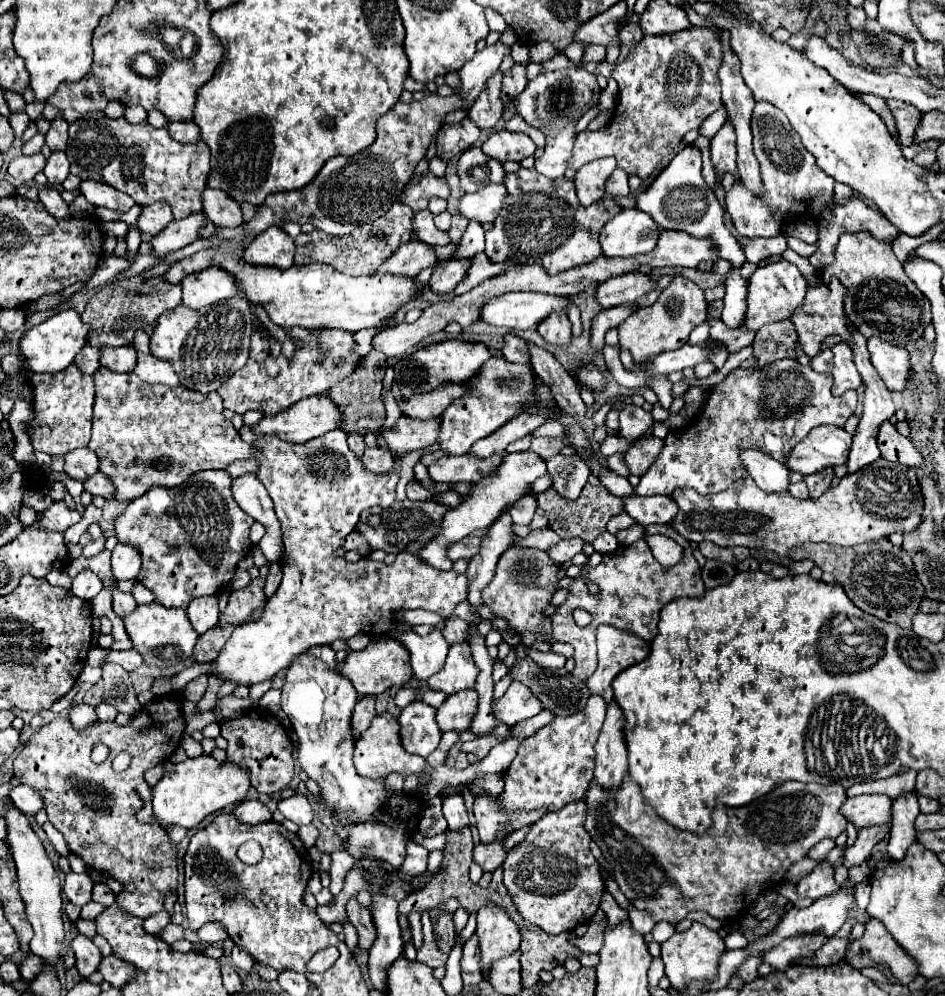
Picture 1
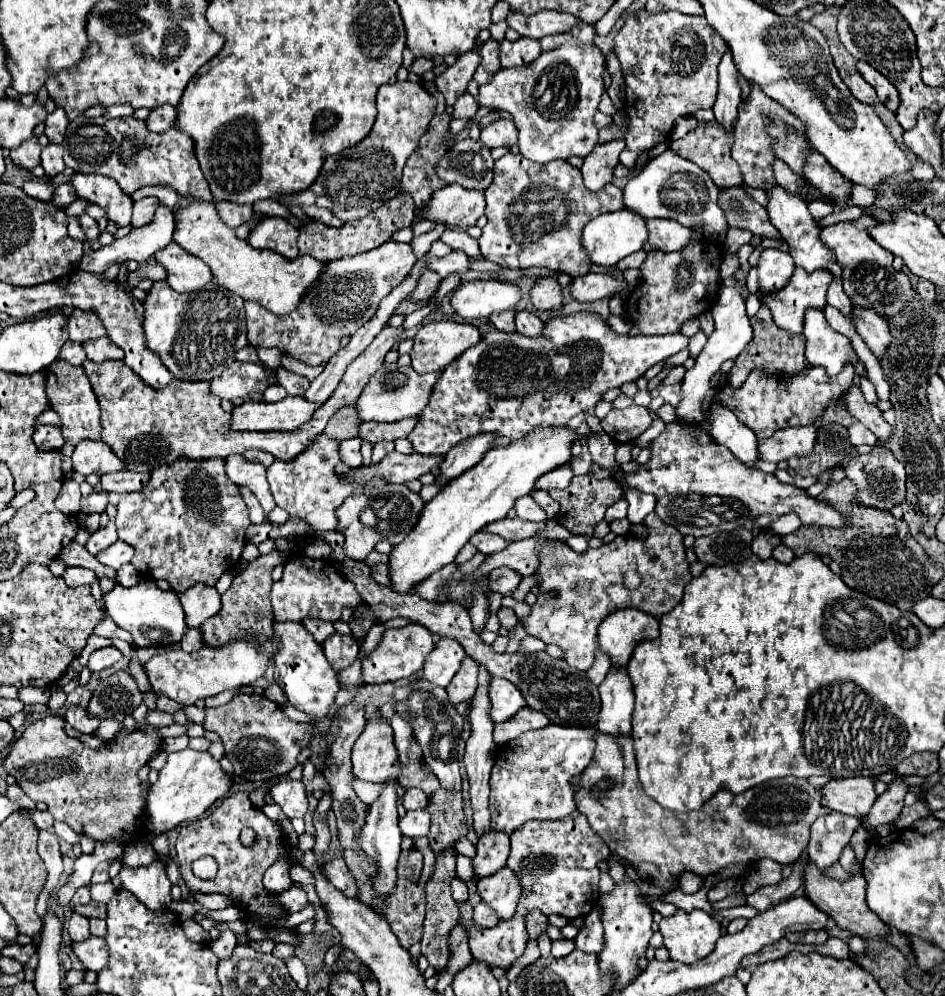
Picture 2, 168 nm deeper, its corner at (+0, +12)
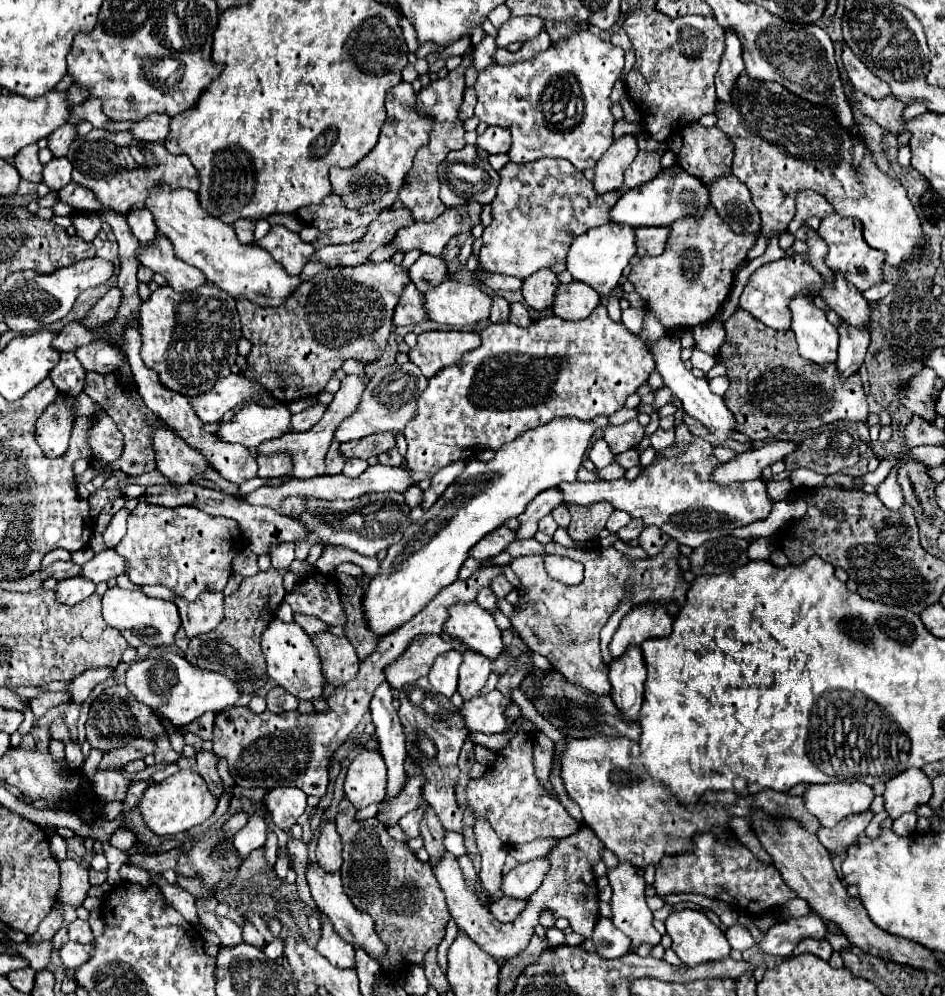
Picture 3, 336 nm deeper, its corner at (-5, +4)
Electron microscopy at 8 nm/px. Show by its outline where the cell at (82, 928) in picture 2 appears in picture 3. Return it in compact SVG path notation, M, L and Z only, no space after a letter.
M76 919L74 923L68 925L68 935L70 935L70 941L78 941L78 943L92 943L94 941L88 921L80 921L80 919Z

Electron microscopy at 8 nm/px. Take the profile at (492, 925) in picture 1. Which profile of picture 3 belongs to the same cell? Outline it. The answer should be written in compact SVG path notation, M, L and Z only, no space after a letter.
M538 857L538 859L512 867L504 875L504 883L500 887L504 891L504 897L514 897L514 899L530 897L540 887L548 869L550 869L550 865L548 865L548 859L544 859L544 857Z

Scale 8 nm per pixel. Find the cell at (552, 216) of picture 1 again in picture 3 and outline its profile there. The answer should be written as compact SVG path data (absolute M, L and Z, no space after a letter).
M538 159L532 163L508 163L500 171L500 185L492 207L492 223L484 229L480 267L490 273L526 279L540 269L566 271L566 255L572 241L584 231L610 221L610 211L620 191L598 195L592 183L566 159Z

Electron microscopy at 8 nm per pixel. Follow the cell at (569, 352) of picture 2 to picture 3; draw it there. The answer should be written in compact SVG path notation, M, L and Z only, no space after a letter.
M598 305L580 321L548 315L526 329L512 323L490 323L480 337L480 349L470 351L460 363L428 379L428 387L418 399L418 415L404 429L408 441L406 465L412 467L412 471L434 475L456 459L474 459L478 449L498 451L502 445L554 417L574 417L580 421L592 421L596 415L608 417L624 407L626 397L636 393L656 367L654 355L648 351L646 343L624 325L614 323L604 305Z

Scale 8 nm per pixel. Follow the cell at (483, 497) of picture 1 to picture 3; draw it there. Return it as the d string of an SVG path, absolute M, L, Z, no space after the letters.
M564 417L564 419L552 419L550 423L546 423L546 425L542 425L542 427L536 427L536 429L532 429L532 431L528 431L528 433L524 433L524 435L520 435L520 437L516 437L512 443L508 443L508 445L504 445L500 451L496 451L496 455L494 455L494 459L492 461L488 461L488 463L484 463L484 461L478 461L478 459L474 459L474 461L470 461L468 463L468 467L462 471L462 475L442 493L442 497L424 513L424 517L420 519L420 521L416 521L416 523L412 523L406 531L404 531L404 535L402 535L402 539L396 543L396 545L392 545L390 549L388 549L388 555L380 561L380 573L378 573L378 577L374 577L370 583L368 583L368 589L366 589L366 595L364 595L364 615L366 615L366 621L368 621L368 625L370 625L370 629L376 633L376 635L386 635L386 633L390 633L390 631L394 631L394 629L398 629L400 625L404 625L406 621L410 621L416 613L420 613L422 611L422 607L442 589L442 587L446 587L446 585L450 585L450 583L454 583L456 579L458 579L458 571L460 571L460 567L462 567L462 563L466 561L466 557L468 557L468 551L484 537L484 535L488 535L488 533L492 533L496 527L502 527L508 519L512 519L512 517L518 517L524 509L526 509L526 505L540 493L540 491L544 491L544 489L550 489L550 487L556 487L556 485L560 485L560 483L564 483L564 481L576 481L576 473L578 473L578 469L580 469L580 465L582 465L582 457L584 457L584 451L586 451L586 447L590 445L590 437L594 435L594 431L596 431L596 427L594 427L594 423L592 421L578 421L578 419L572 419L572 417Z

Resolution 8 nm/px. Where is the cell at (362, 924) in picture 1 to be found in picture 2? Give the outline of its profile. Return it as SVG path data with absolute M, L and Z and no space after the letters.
M333 857L333 859L325 861L321 869L325 871L327 879L329 879L337 889L341 889L343 893L347 893L347 895L351 895L351 897L357 897L357 895L359 895L359 893L357 893L357 887L355 887L355 879L353 879L351 873L347 871L347 865L345 865L343 857Z

